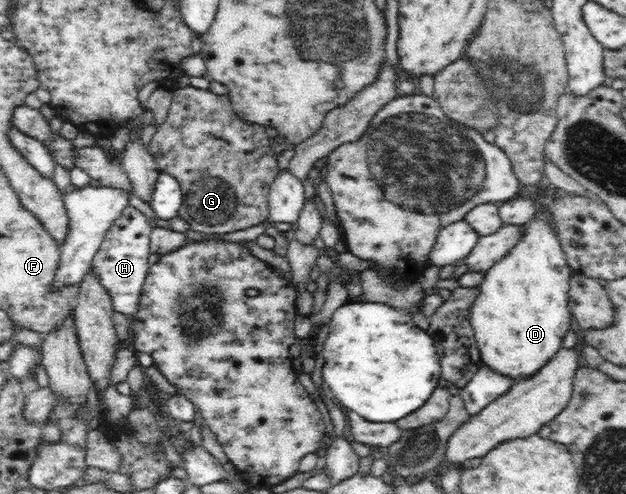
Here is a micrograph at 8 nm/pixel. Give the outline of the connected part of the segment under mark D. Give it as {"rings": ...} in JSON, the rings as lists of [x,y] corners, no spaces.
{"rings":[[[539,220],[523,224],[519,244],[503,260],[486,270],[484,281],[478,286],[479,294],[470,308],[470,323],[474,330],[479,365],[499,376],[519,382],[535,376],[563,346],[563,337],[571,328],[572,312],[569,306],[569,265],[565,253],[559,248],[559,240],[553,238],[553,226]]]}

